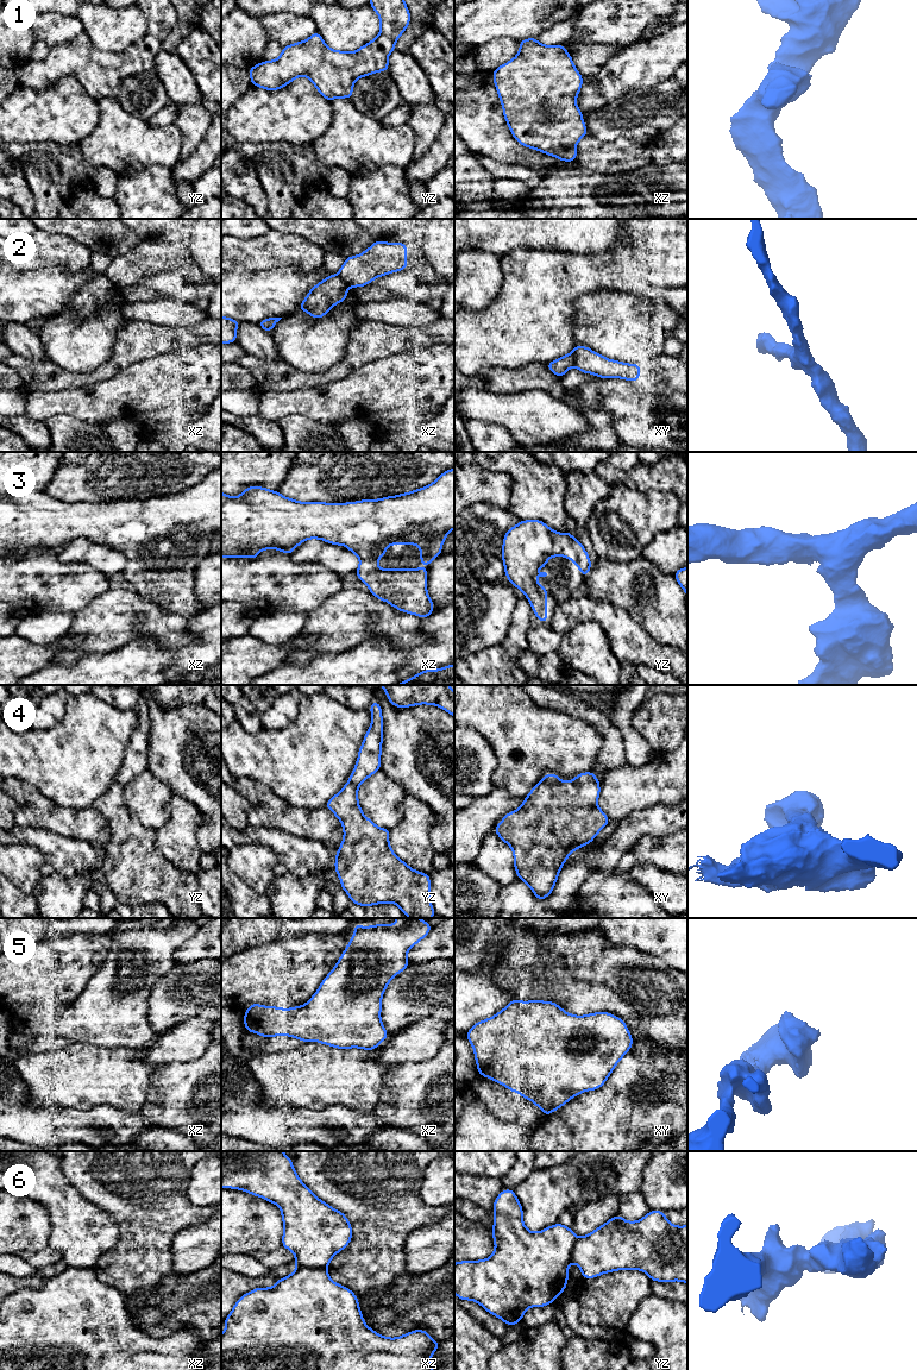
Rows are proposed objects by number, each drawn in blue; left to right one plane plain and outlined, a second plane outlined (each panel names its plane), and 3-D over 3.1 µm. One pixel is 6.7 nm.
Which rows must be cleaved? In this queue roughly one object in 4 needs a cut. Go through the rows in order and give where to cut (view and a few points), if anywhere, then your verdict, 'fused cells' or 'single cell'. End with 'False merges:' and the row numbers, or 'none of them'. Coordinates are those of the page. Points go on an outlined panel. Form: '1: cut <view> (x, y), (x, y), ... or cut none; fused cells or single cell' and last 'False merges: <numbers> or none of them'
1: cut none; single cell
2: cut xy (572, 352), (576, 365); fused cells
3: cut none; single cell
4: cut none; single cell
5: cut none; single cell
6: cut xz (299, 1267), (325, 1269); fused cells
False merges: 2, 6

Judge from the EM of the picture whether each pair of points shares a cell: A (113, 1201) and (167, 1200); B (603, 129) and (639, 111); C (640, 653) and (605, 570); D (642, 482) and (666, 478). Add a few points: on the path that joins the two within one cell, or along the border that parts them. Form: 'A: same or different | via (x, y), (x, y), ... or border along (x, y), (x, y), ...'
A: same | via (126, 1201), (154, 1200)
B: same | via (611, 121), (630, 117)
C: different | border along (595, 598), (621, 607), (641, 626)
D: same | via (648, 478), (660, 478)

